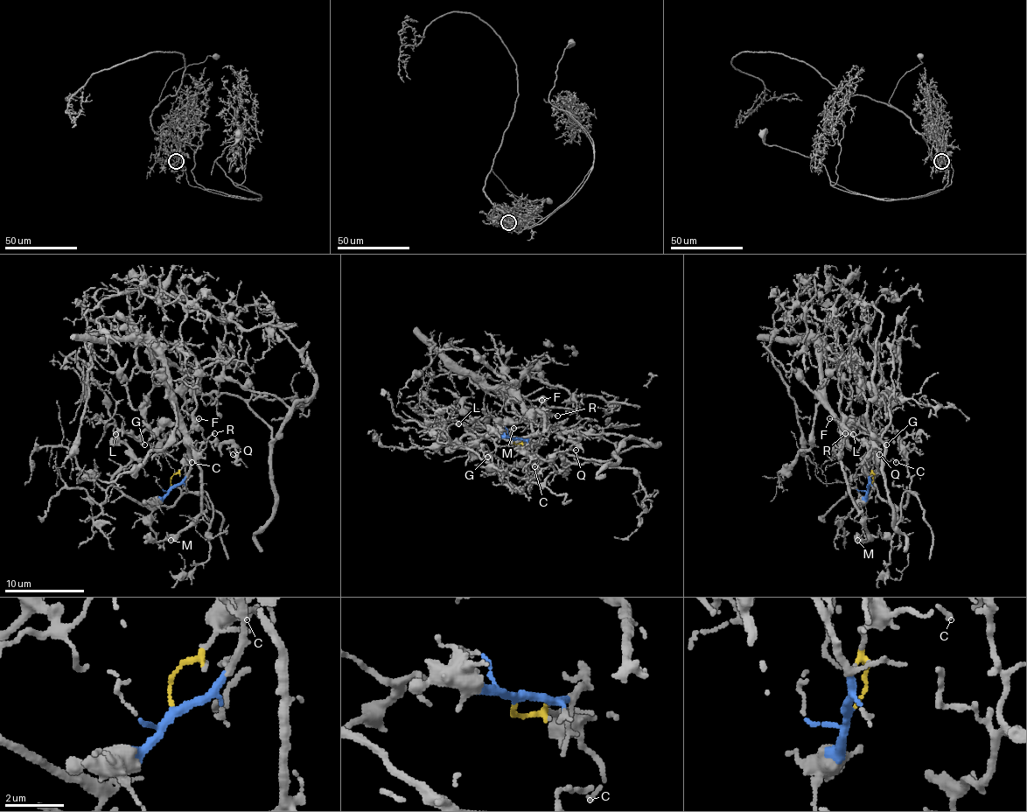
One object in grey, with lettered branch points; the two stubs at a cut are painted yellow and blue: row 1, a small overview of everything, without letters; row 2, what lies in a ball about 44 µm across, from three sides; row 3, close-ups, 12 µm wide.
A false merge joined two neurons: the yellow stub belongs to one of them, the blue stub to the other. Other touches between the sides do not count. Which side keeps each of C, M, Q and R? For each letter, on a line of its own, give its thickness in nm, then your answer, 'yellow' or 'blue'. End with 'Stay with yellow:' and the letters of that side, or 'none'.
C: 100 nm | yellow
M: 110 nm | blue
Q: 130 nm | yellow
R: 130 nm | blue
Stay with yellow: C, Q

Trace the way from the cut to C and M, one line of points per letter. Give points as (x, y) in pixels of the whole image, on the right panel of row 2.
C: (870, 485), (875, 465), (892, 458), (897, 463)
M: (870, 486), (862, 458), (847, 446), (841, 446), (844, 483), (867, 528), (867, 535), (864, 533), (856, 541)

